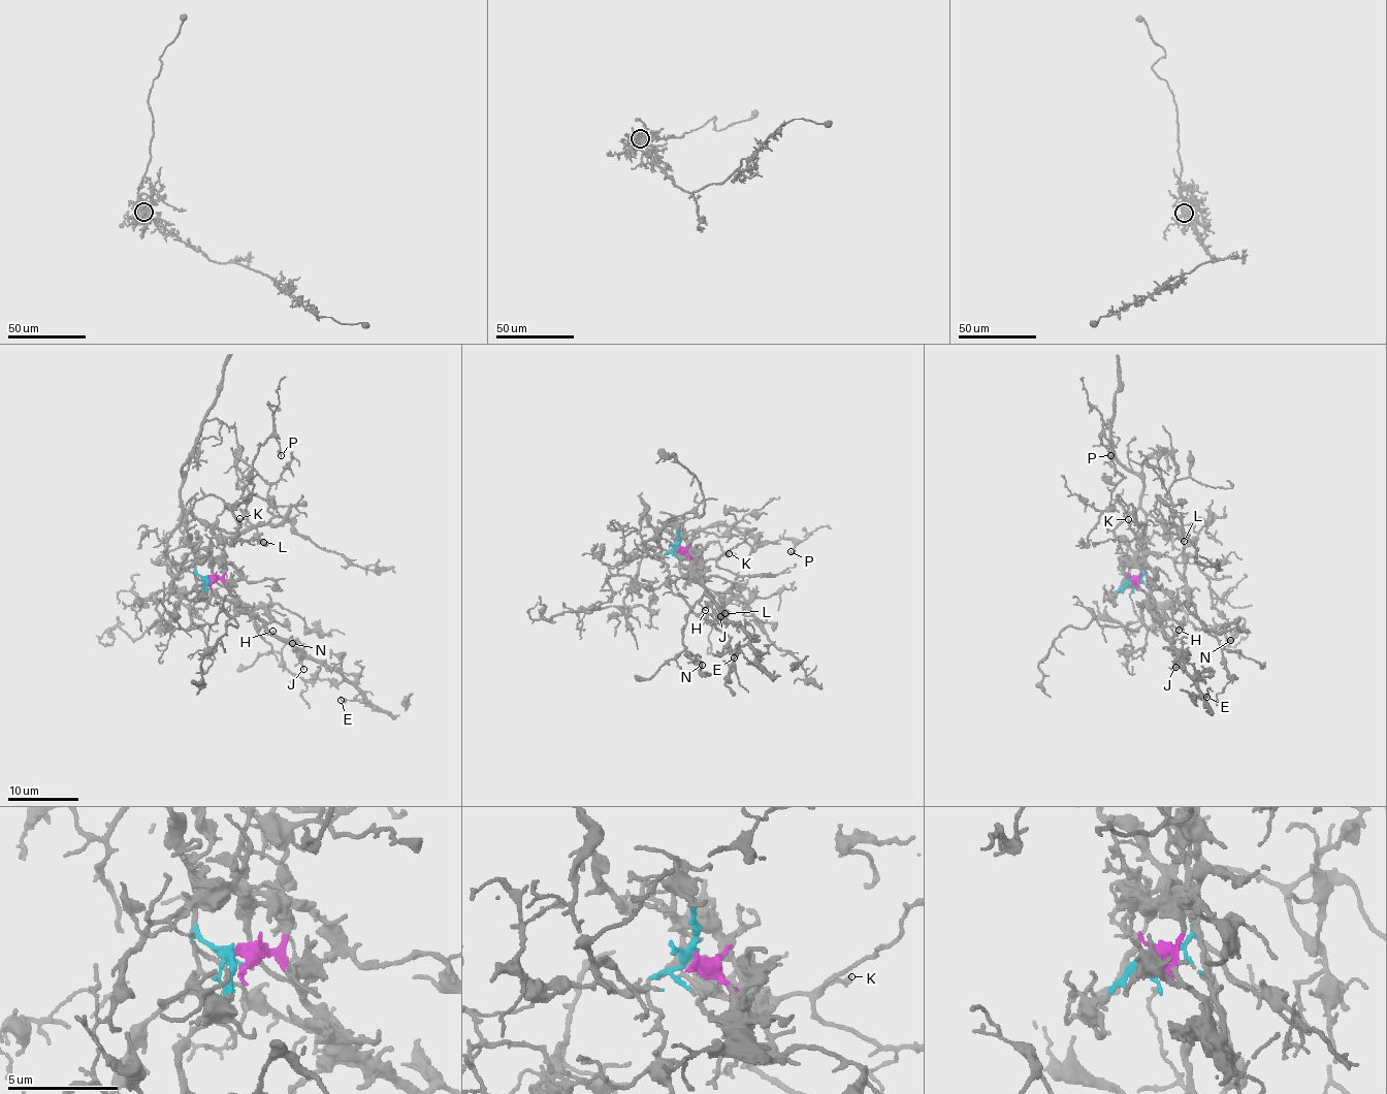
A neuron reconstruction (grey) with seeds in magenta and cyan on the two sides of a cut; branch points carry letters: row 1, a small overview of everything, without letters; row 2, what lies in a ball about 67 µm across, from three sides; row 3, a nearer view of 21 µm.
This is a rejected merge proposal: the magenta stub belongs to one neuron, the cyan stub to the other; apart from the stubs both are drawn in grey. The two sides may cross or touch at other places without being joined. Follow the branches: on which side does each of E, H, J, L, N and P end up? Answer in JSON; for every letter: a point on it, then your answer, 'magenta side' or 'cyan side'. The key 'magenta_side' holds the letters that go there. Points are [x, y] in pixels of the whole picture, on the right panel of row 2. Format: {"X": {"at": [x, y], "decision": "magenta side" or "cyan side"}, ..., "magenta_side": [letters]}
{"E": {"at": [1206, 697], "decision": "magenta side"}, "H": {"at": [1179, 630], "decision": "magenta side"}, "J": {"at": [1175, 667], "decision": "magenta side"}, "L": {"at": [1184, 541], "decision": "cyan side"}, "N": {"at": [1230, 640], "decision": "cyan side"}, "P": {"at": [1110, 455], "decision": "cyan side"}, "magenta_side": ["E", "H", "J"]}

